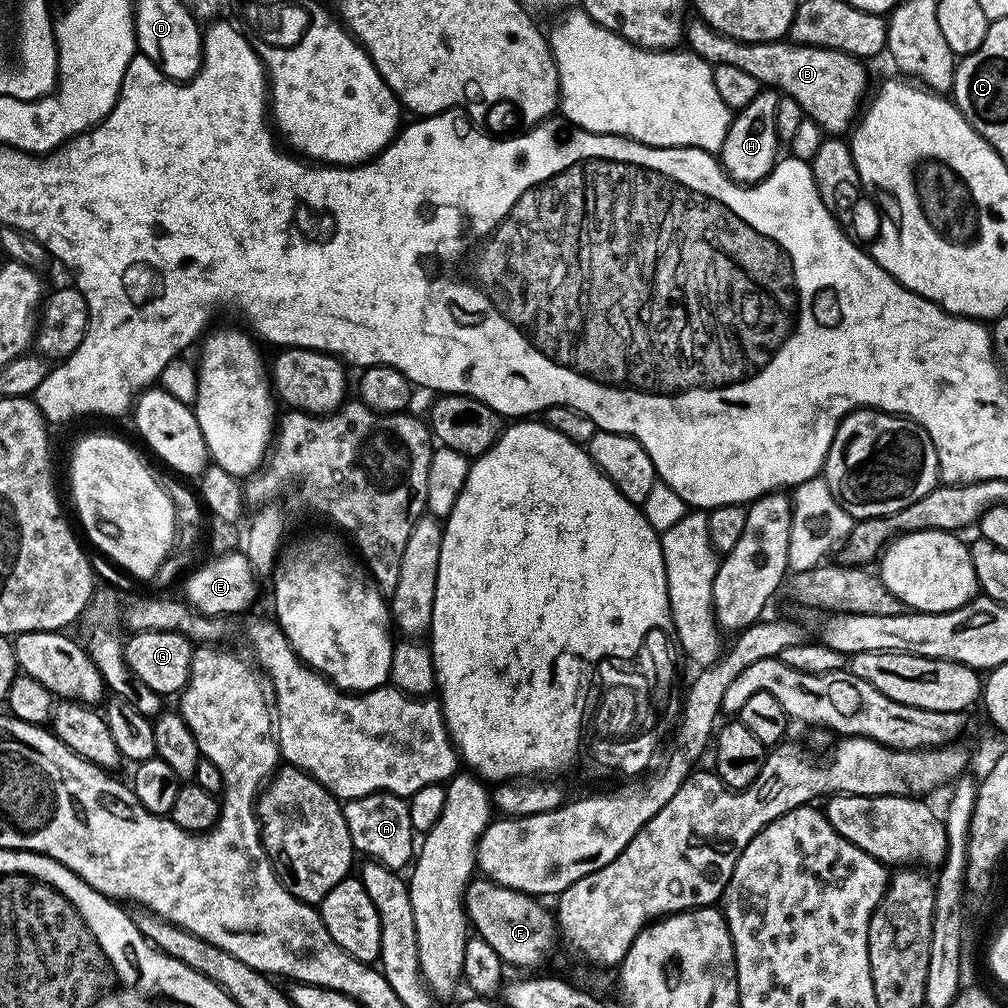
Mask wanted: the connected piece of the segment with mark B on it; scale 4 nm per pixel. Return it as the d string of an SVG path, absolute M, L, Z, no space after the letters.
M699 18L687 21L686 44L695 56L700 56L707 64L739 66L746 70L746 74L758 78L761 86L779 90L784 96L794 98L794 102L802 106L805 117L813 120L825 134L844 134L853 127L854 117L858 112L856 103L868 88L865 61L838 50L811 48L784 40L753 44L742 42L735 40L733 36L723 36Z

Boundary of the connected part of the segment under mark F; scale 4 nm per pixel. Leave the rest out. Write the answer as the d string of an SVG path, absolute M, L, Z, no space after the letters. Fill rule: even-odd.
M474 878L468 884L468 890L464 893L464 911L468 914L468 923L474 929L475 935L480 936L490 946L494 946L494 954L504 961L505 965L516 968L536 968L539 964L544 964L548 960L548 955L558 944L558 920L547 908L547 903L541 902L537 897L510 890L501 884L495 884L493 880L487 878Z

